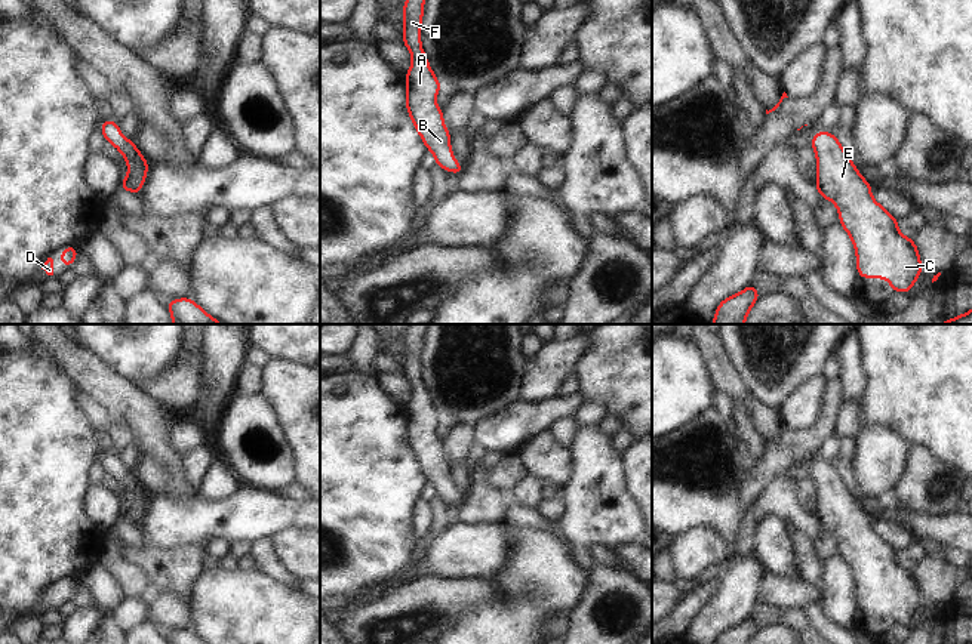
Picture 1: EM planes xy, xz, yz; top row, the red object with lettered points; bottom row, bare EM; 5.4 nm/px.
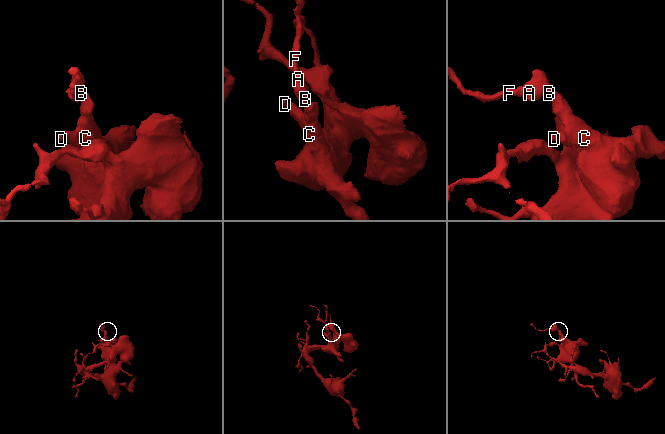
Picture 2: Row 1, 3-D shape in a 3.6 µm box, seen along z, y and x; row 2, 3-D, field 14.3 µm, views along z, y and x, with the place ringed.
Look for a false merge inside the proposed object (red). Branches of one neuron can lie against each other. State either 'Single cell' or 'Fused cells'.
Single cell

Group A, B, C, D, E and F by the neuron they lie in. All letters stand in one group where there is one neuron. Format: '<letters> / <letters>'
A B C D E F

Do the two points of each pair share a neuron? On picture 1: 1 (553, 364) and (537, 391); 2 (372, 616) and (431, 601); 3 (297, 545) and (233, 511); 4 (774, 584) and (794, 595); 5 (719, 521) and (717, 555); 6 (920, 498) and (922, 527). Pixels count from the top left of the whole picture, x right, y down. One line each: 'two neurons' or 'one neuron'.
1: one neuron
2: one neuron
3: two neurons
4: one neuron
5: two neurons
6: two neurons

